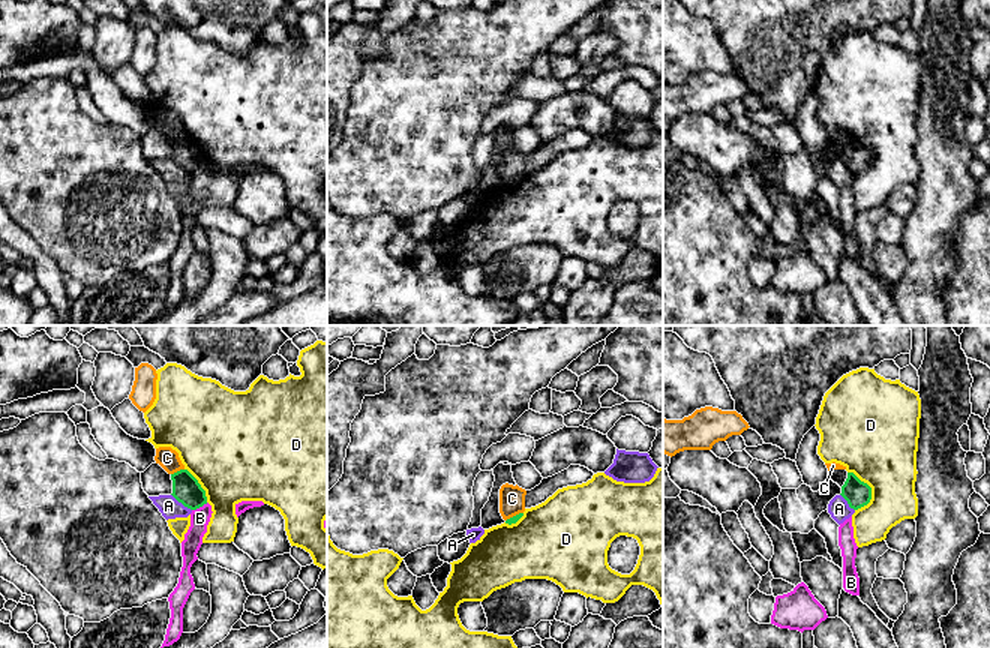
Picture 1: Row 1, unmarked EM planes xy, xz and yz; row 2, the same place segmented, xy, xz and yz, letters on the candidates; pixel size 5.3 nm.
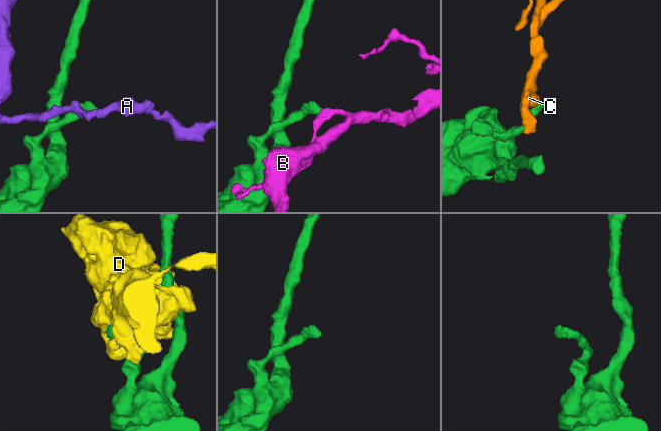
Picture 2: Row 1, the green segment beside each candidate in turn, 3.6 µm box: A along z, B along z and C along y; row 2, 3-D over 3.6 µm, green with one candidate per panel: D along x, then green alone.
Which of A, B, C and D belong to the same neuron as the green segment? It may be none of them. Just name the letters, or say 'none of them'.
none of them

